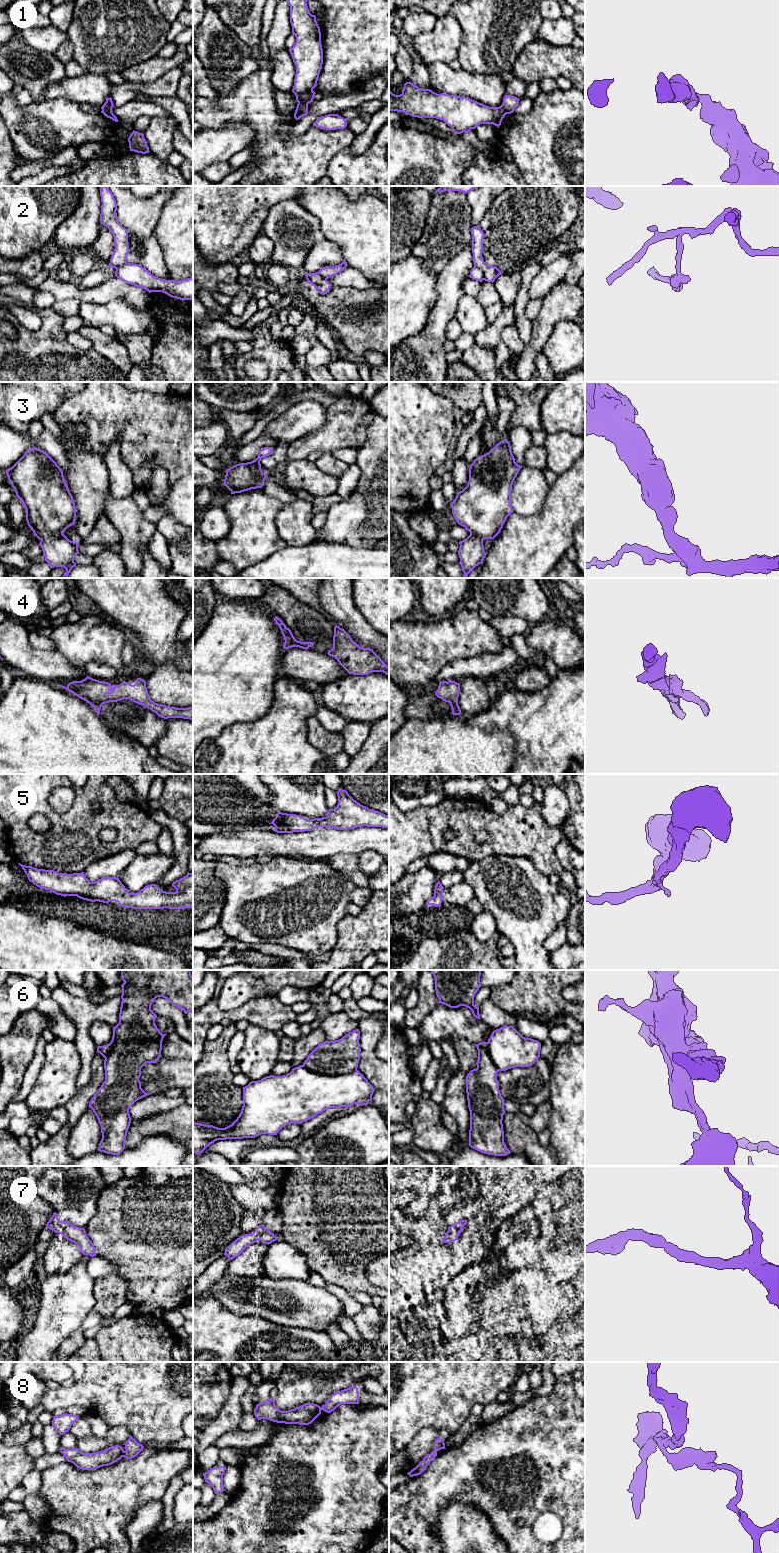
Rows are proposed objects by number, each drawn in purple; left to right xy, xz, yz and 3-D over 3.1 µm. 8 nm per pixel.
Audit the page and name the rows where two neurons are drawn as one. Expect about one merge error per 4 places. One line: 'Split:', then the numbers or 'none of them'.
Split: 1, 2, 6, 8

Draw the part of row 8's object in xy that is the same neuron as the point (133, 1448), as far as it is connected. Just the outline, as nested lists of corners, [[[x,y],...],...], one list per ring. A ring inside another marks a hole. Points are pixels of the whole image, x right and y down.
[[[132,1436],[127,1440],[125,1444],[126,1451],[123,1454],[123,1457],[126,1459],[132,1459],[136,1457],[142,1450],[144,1446],[138,1443]]]

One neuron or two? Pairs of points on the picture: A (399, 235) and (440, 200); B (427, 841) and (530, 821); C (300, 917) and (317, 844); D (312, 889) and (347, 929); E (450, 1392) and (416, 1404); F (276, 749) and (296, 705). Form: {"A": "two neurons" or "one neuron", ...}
{"A": "two neurons", "B": "one neuron", "C": "two neurons", "D": "two neurons", "E": "one neuron", "F": "one neuron"}

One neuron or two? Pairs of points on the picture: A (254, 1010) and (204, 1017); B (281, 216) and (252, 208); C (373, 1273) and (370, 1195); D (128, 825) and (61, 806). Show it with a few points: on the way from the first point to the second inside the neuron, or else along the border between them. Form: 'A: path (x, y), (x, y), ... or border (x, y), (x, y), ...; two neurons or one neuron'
A: path (242, 1013), (237, 1015), (216, 1015); one neuron
B: border (288, 199), (275, 203), (269, 209), (262, 228); two neurons
C: border (378, 1256), (365, 1270), (365, 1276), (372, 1284); two neurons
D: border (72, 787), (72, 805), (62, 813), (55, 812); two neurons

